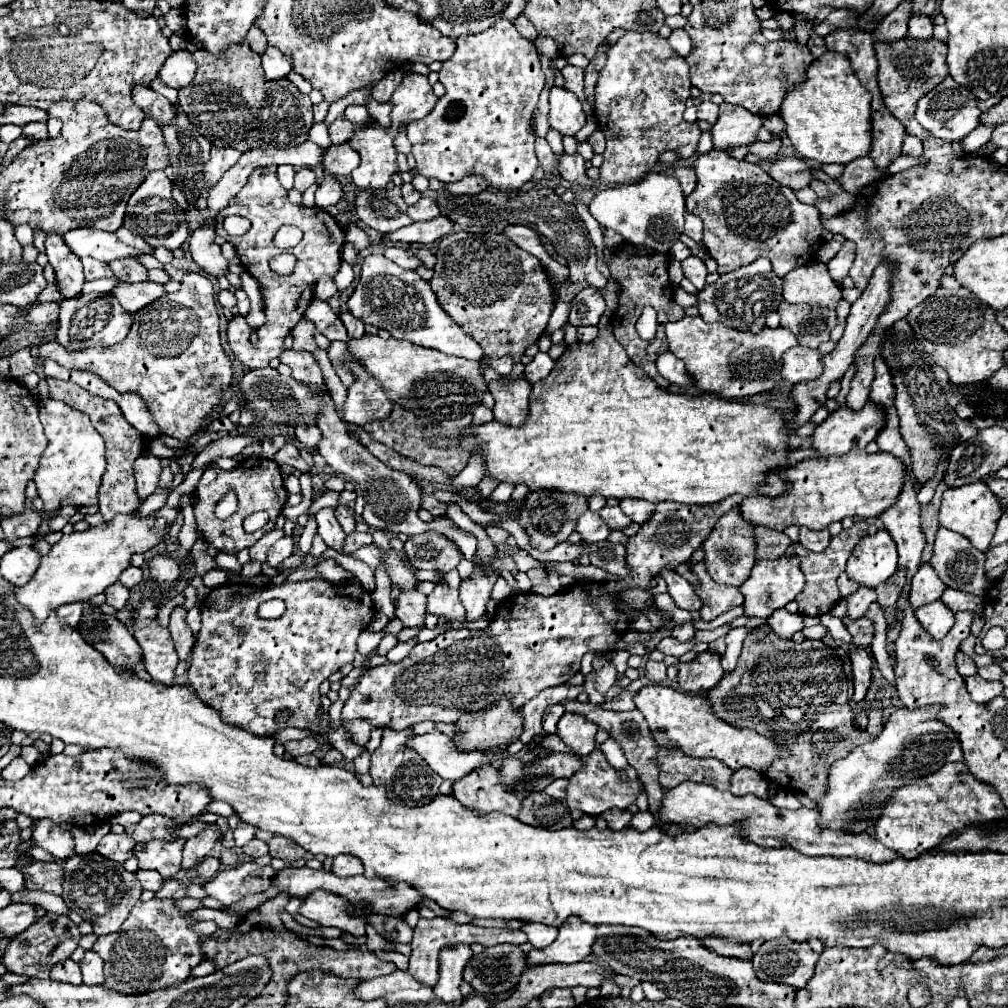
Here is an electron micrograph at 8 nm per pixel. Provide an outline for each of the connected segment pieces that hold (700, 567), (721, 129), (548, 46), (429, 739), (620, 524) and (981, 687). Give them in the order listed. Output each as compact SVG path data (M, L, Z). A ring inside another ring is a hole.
M705 560L693 562L691 564L691 572L699 580L699 586L695 588L695 592L697 592L697 596L703 602L703 606L699 610L699 614L701 614L703 620L717 618L717 614L723 614L723 612L727 612L727 610L743 604L743 594L739 592L739 588L721 586L717 582L713 582L713 578L709 578Z
M723 102L719 106L719 118L711 128L713 148L733 150L739 146L751 146L757 140L761 128L761 118L739 104Z
M537 36L537 40L535 40L533 44L537 46L539 54L545 54L545 56L549 56L549 58L557 58L557 56L559 56L559 54L557 54L557 46L555 46L553 38L549 38L549 36Z
M431 730L423 736L415 736L409 744L441 778L457 782L469 772L489 764L489 756L483 750L463 752L455 746L455 740L445 736L439 730Z
M605 506L605 508L601 510L601 518L607 522L607 526L609 526L611 530L625 530L625 528L631 524L631 518L627 518L627 516L621 512L619 506L615 506L615 508Z
M979 674L965 678L965 684L967 684L967 690L969 690L971 698L977 704L985 704L985 702L1003 694L1003 684L1001 682L987 682Z

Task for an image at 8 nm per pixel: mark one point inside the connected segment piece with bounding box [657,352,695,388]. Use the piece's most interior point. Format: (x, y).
(670, 367)

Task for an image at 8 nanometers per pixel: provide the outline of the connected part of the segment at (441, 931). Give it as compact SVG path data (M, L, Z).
M419 918L415 926L415 936L411 940L411 956L409 956L409 974L425 984L425 986L435 986L439 982L439 952L441 948L449 944L483 944L483 946L495 946L495 944L523 944L527 942L525 934L521 930L507 930L507 928L477 928L471 924L455 924L447 918Z

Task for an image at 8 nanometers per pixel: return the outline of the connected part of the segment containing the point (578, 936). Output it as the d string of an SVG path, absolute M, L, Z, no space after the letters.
M569 918L563 926L559 926L559 934L555 942L551 942L551 946L541 950L533 948L531 952L527 952L527 968L581 962L591 954L591 944L595 942L595 938L595 926L589 926L579 918Z

